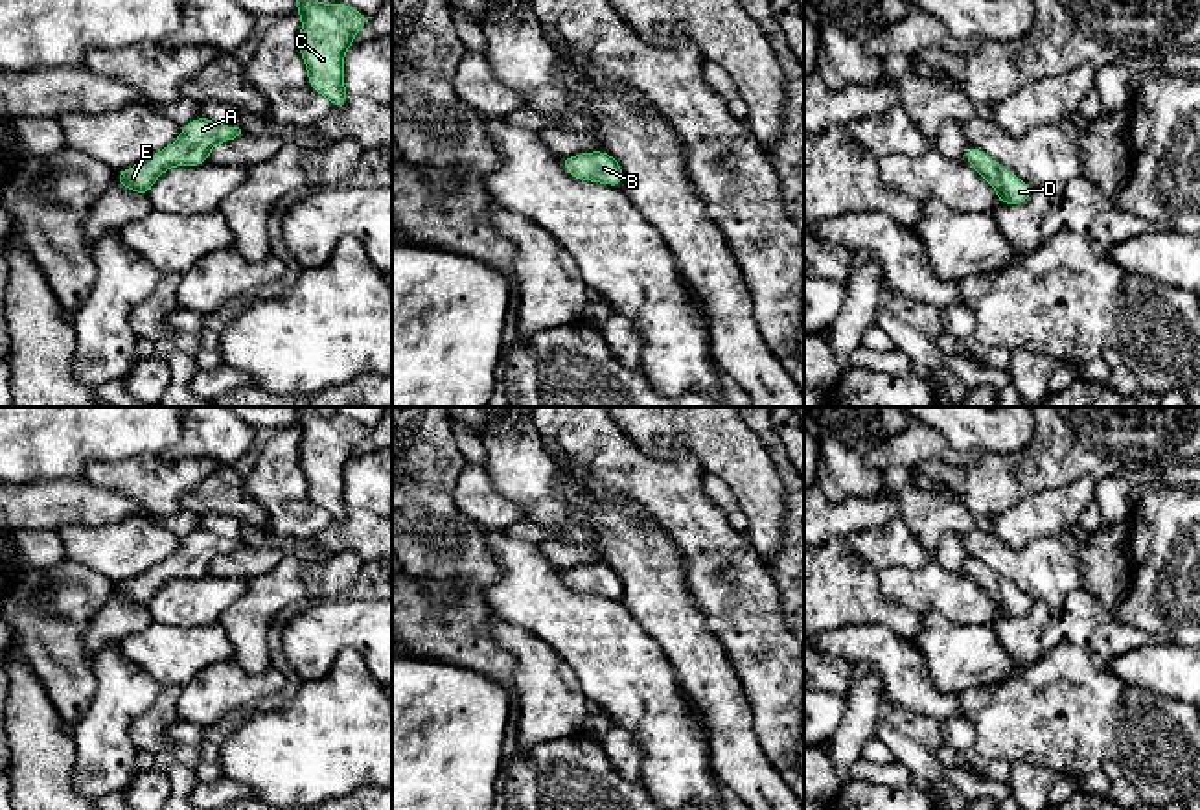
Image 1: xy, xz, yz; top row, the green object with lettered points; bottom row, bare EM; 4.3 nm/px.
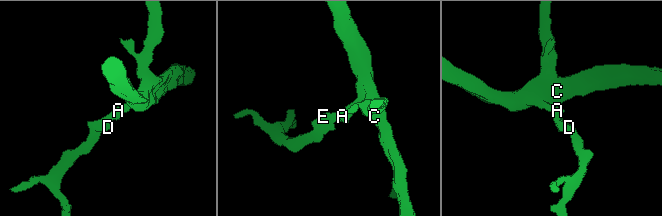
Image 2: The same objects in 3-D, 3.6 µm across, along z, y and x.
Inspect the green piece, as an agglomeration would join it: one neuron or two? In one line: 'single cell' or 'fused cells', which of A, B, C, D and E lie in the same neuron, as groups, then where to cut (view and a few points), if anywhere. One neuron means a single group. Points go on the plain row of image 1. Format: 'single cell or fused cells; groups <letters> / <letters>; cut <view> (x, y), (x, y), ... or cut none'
single cell; groups A B C D E; cut none

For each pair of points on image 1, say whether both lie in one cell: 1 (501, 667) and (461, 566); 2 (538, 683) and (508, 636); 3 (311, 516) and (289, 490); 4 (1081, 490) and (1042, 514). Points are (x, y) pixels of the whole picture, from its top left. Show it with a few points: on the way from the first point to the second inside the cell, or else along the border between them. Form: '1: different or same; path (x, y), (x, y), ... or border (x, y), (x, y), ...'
1: different; border (470, 590), (479, 591)
2: same; path (538, 672), (538, 665), (519, 647)
3: same; path (306, 510), (291, 496)
4: same; path (1072, 499), (1051, 512)

